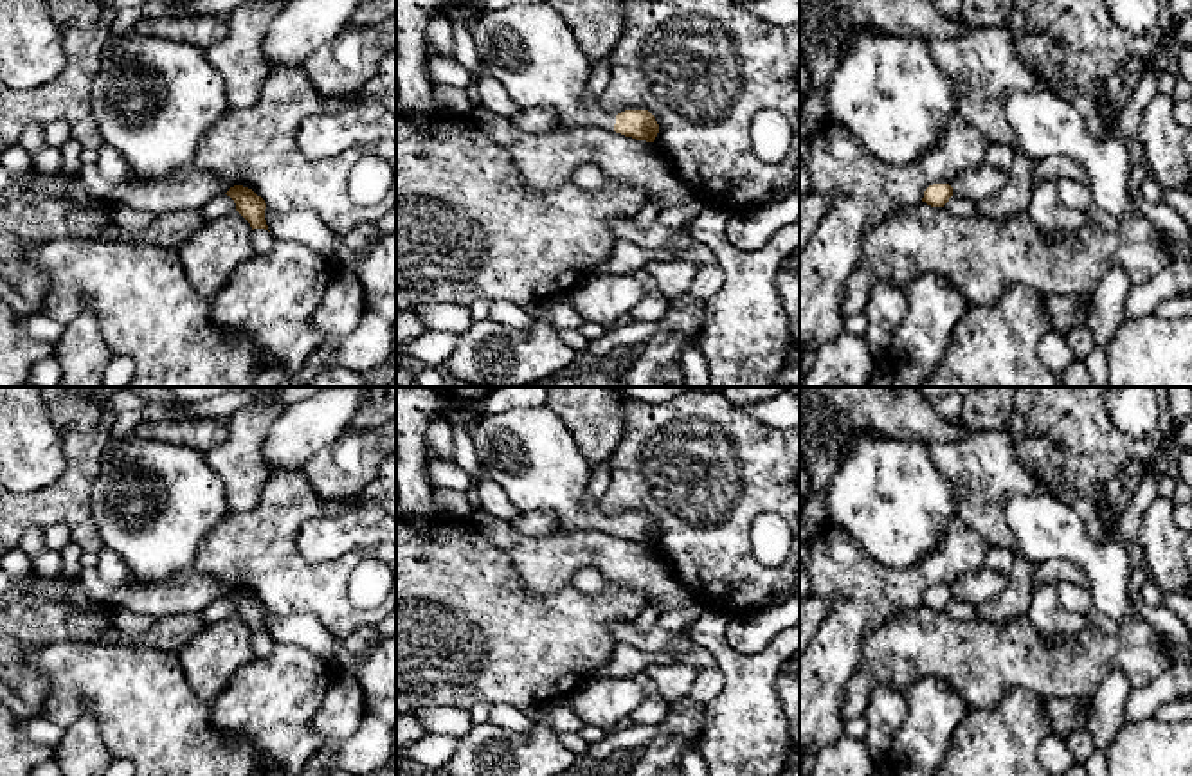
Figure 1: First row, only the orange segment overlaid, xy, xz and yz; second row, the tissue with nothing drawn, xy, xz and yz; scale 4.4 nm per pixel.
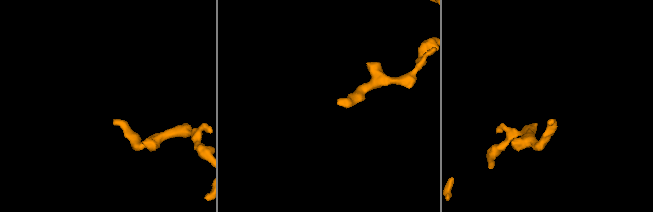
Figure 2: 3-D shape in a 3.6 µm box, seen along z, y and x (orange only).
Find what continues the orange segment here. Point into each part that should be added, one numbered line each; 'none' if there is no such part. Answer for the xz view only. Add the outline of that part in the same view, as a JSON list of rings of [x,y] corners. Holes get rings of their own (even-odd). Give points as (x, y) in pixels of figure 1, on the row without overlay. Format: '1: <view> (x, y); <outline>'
1: xz (528, 451); [[[547,405],[481,414],[470,438],[484,477],[495,481],[519,511],[549,511],[564,533],[614,533],[616,519],[585,501],[594,470]]]

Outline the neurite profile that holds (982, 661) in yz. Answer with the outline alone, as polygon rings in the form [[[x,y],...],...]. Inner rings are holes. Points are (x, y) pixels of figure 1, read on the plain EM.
[[[920,605],[864,636],[861,663],[843,697],[843,718],[862,717],[877,688],[900,693],[924,679],[947,682],[972,709],[989,709],[1014,688],[1026,688],[1043,702],[1052,697],[1091,700],[1113,670],[1122,670],[1133,688],[1140,688],[1170,666],[1172,661],[1154,643],[1152,627],[1140,614],[1118,623],[1111,636],[1088,627],[1071,639],[1046,641],[1028,616],[1005,625],[956,621],[944,610]]]

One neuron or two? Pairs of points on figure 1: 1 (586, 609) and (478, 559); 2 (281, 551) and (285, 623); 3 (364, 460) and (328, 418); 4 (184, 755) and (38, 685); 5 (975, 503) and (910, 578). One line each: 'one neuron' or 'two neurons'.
1: one neuron
2: two neurons
3: two neurons
4: two neurons
5: two neurons

